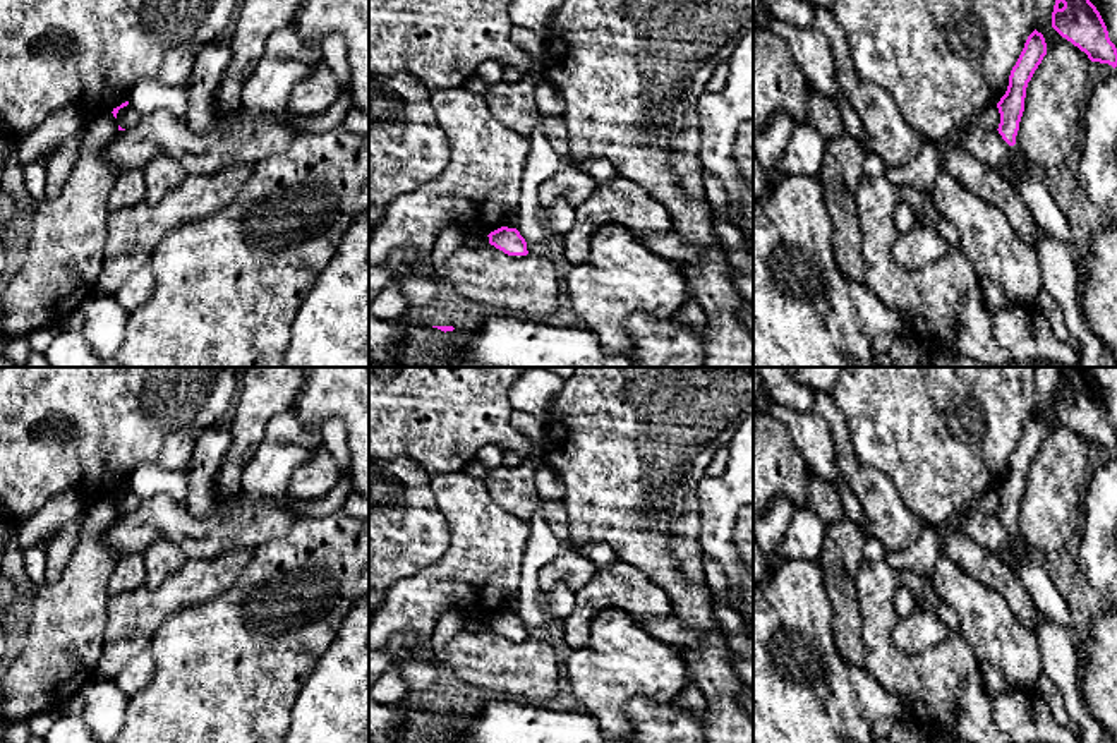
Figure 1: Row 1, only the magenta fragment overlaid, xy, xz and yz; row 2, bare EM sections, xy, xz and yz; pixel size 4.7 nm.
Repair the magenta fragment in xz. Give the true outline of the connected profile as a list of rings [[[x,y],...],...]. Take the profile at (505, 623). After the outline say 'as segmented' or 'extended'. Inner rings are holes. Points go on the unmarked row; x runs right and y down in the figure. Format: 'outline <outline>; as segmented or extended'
outline [[[501,611],[489,619],[489,628],[508,640],[527,640],[527,626],[516,613]]]; as segmented

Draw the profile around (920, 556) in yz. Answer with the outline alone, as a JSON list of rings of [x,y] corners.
[[[961,511],[944,523],[925,525],[921,535],[915,544],[901,551],[889,551],[884,561],[897,573],[913,570],[921,578],[930,577],[933,573],[937,559],[942,556],[944,539],[951,532],[963,532],[966,516],[968,511]]]

